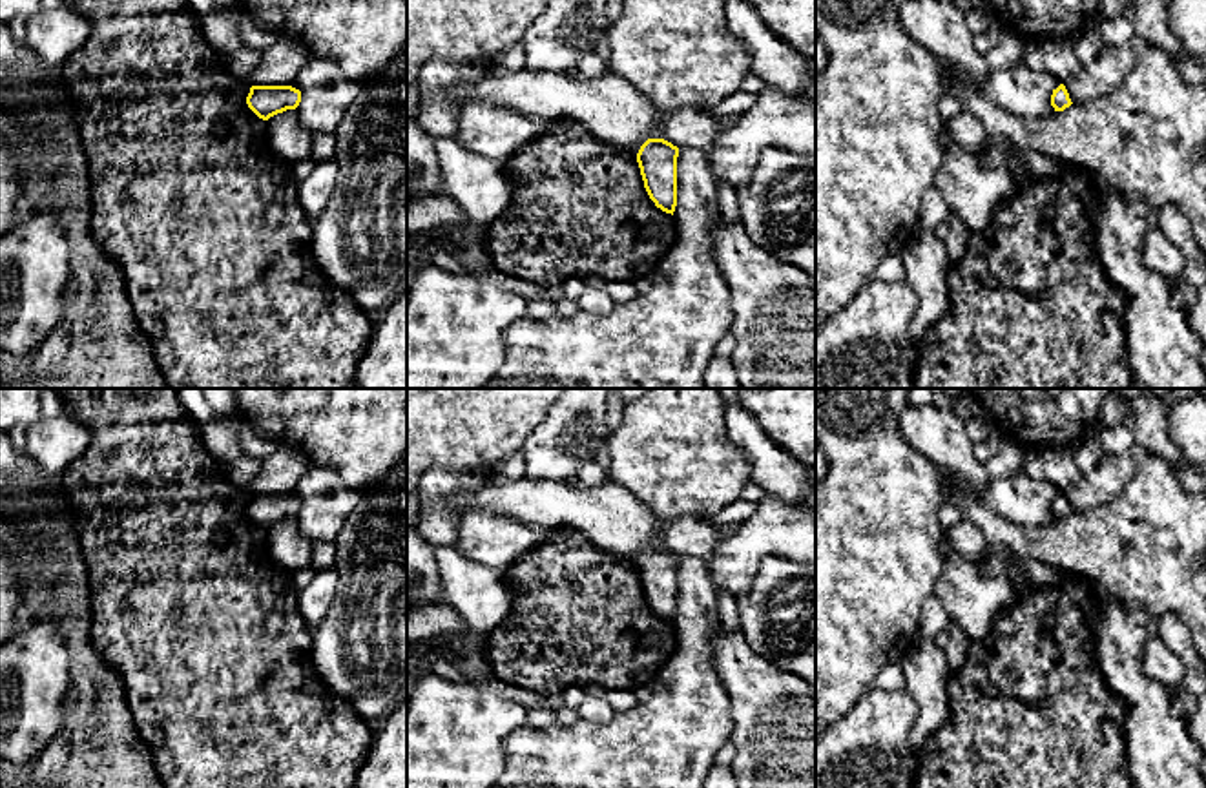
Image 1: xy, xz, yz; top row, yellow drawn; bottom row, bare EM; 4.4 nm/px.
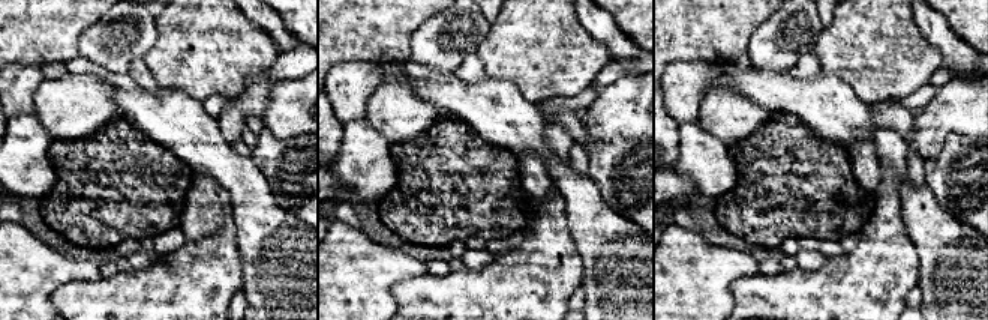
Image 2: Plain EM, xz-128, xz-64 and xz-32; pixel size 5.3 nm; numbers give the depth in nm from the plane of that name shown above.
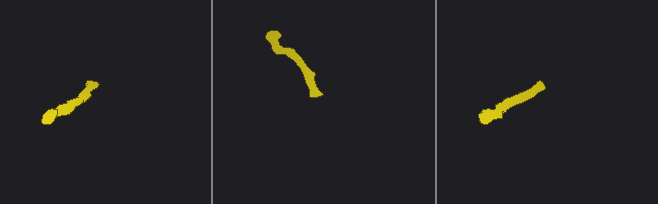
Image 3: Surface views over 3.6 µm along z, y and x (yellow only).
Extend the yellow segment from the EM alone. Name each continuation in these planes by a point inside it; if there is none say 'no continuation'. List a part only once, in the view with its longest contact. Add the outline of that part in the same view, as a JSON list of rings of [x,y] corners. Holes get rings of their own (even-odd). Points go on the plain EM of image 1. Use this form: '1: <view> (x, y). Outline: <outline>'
1: yz (1110, 476). Outline: [[[1140,447],[1126,454],[1106,454],[1066,492],[1071,511],[1086,513],[1117,498],[1149,456],[1151,452]]]

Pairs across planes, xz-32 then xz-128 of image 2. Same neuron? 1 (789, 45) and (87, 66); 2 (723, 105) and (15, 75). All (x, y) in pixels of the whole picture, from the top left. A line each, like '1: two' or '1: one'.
1: two
2: two

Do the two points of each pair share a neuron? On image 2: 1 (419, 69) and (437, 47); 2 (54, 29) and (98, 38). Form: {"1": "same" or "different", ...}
{"1": "different", "2": "different"}

